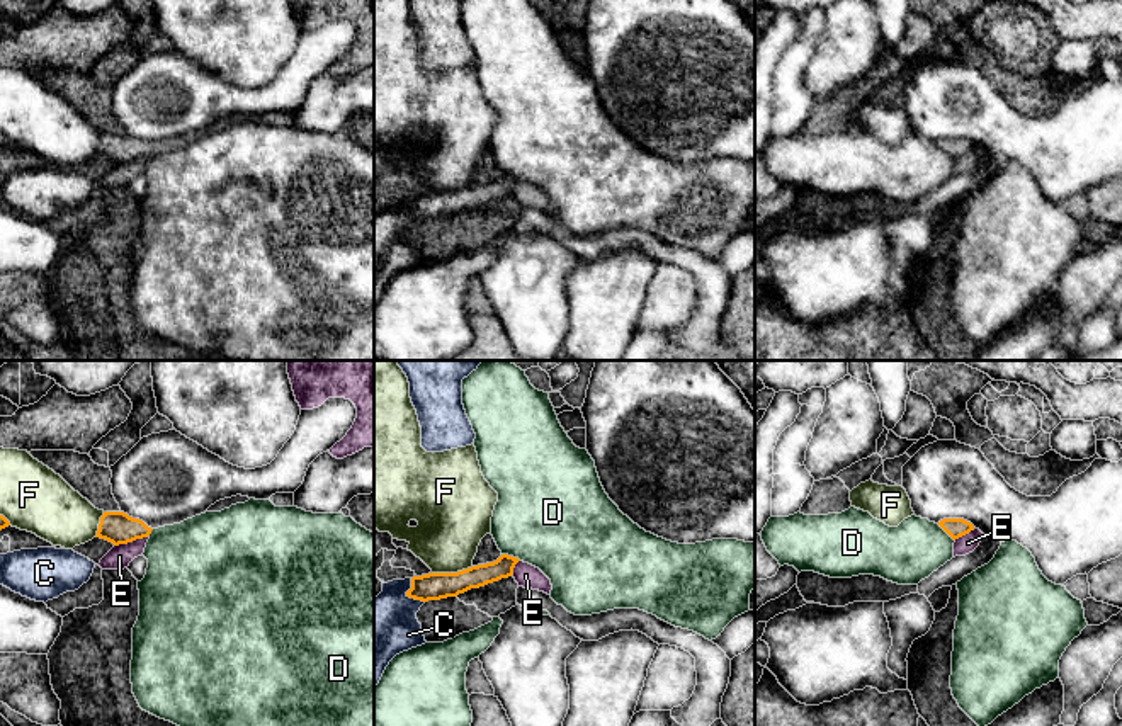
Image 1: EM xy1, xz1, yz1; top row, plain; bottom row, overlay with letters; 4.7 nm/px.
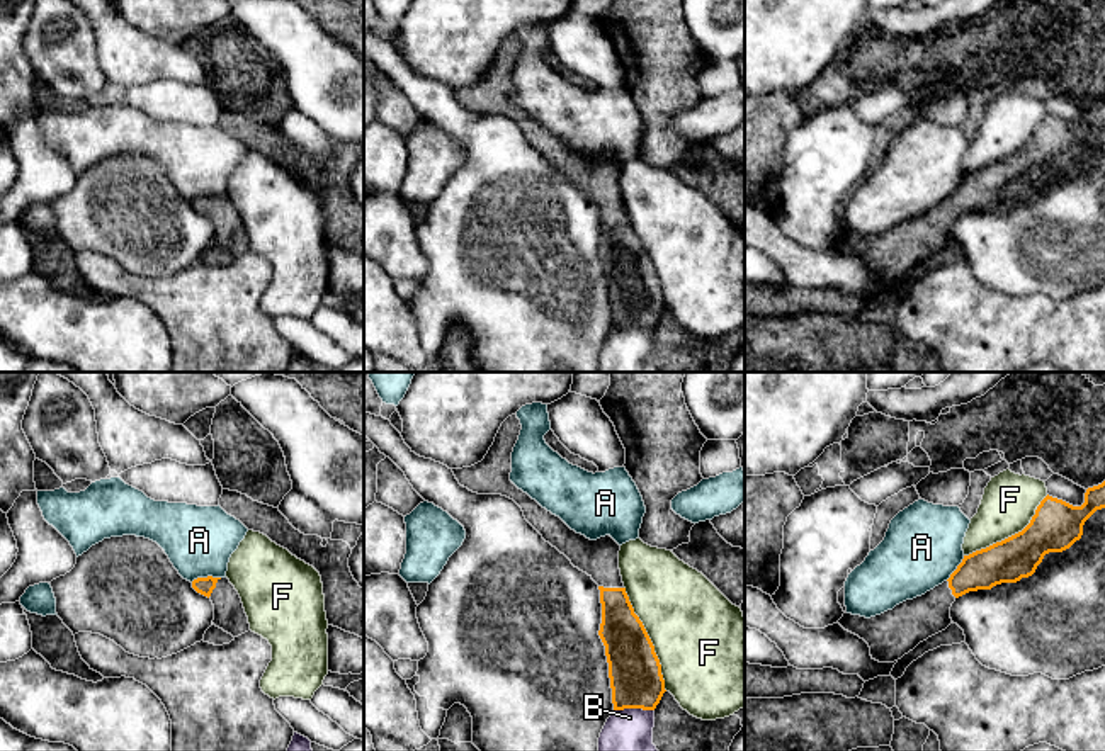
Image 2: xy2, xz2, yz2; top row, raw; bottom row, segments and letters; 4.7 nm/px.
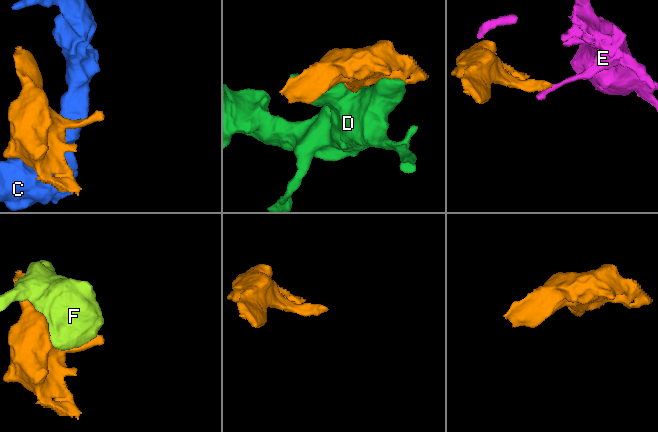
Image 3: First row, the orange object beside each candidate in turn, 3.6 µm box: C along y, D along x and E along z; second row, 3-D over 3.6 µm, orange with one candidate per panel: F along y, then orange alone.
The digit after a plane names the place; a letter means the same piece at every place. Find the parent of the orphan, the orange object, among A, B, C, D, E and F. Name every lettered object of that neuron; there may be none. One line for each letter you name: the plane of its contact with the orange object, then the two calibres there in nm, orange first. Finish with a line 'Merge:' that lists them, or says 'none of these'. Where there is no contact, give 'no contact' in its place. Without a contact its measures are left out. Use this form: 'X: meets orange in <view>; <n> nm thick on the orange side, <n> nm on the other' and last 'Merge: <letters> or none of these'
Merge: none of these

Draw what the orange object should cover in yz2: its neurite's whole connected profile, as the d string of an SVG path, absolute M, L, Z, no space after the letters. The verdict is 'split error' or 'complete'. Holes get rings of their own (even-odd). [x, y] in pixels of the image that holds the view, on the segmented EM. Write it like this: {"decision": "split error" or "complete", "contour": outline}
{"decision": "split error", "contour": "M1105 481L1086 489L1081 506L1047 494L1022 532L964 556L942 584L870 618L845 612L838 624L869 644L872 659L894 663L952 624L950 607L959 596L1032 576L1046 554L1080 540L1085 522L1102 508Z"}

